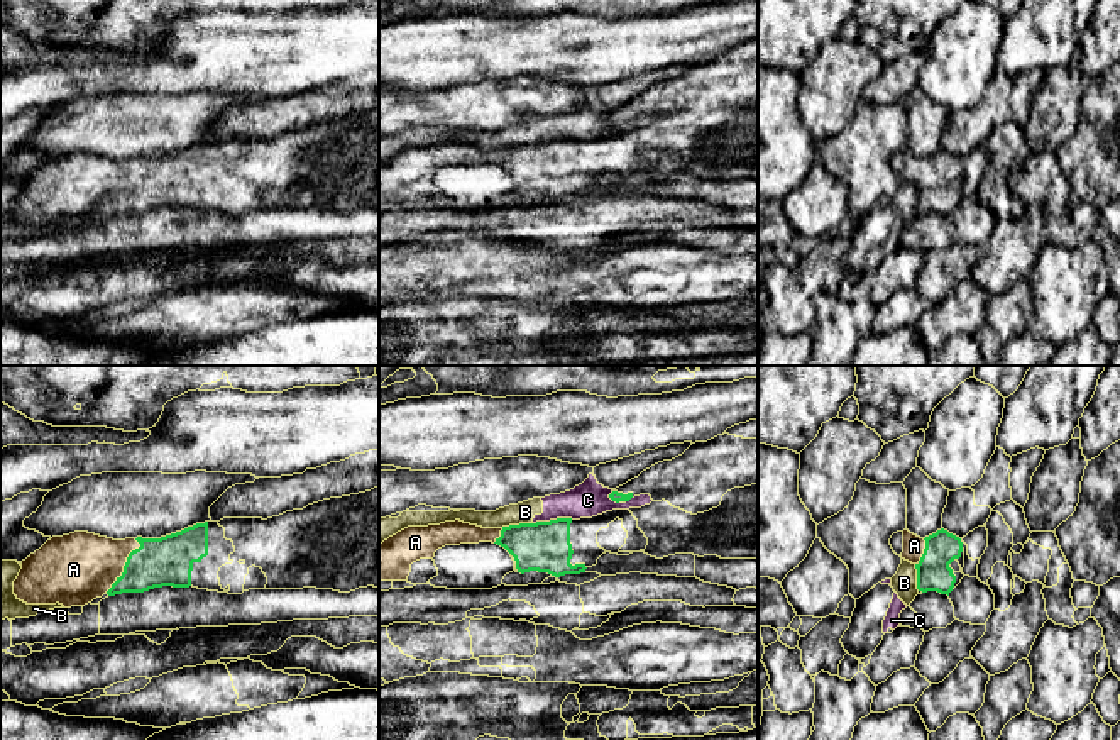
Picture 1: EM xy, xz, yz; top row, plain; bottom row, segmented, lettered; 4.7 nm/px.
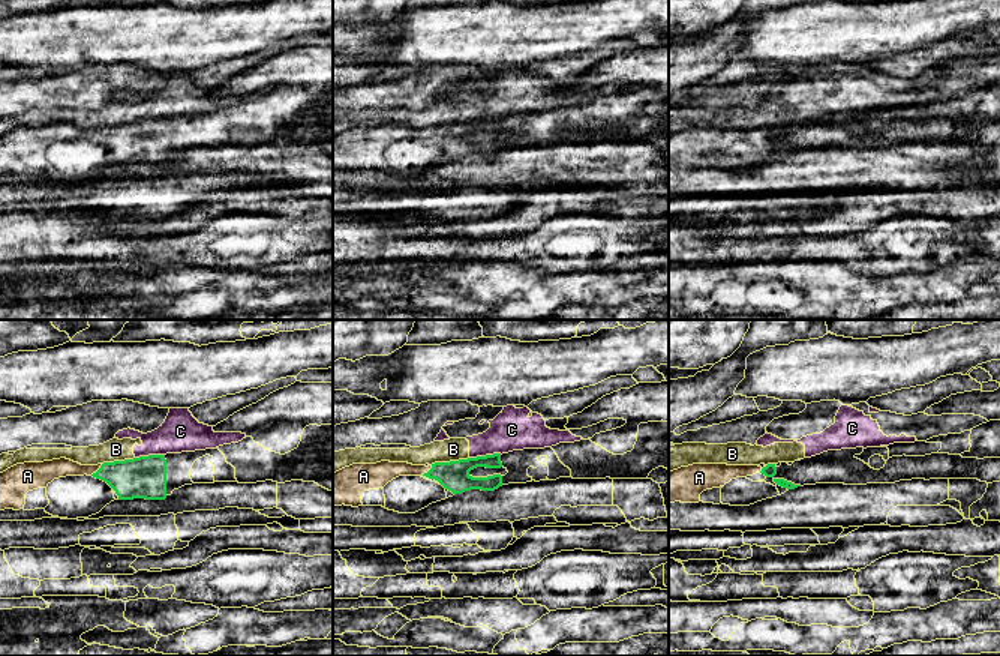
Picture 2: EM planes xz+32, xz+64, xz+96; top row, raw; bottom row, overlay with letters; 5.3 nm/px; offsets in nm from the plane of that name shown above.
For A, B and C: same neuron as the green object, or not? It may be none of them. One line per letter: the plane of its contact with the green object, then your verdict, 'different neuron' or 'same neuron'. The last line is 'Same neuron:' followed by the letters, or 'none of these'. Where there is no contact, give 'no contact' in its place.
A: meets green in xy; same neuron
B: meets green in xz; different neuron
C: meets green in xz; different neuron
Same neuron: A

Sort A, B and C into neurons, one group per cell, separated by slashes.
A / B C

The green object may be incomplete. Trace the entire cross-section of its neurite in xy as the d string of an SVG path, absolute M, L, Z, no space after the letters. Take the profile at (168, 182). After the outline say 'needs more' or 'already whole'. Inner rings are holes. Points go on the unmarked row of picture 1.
M379 108L330 119L267 141L223 139L161 159L113 161L88 152L52 157L22 181L14 215L27 225L85 227L105 213L144 213L154 208L198 208L228 215L249 210L379 208Z; needs more

